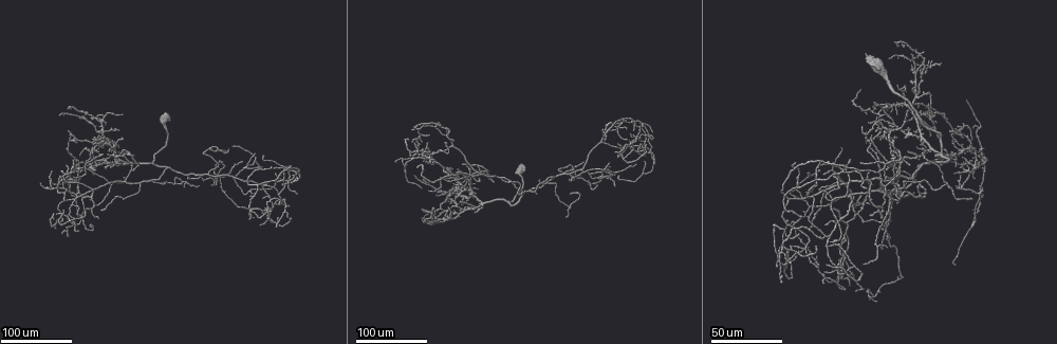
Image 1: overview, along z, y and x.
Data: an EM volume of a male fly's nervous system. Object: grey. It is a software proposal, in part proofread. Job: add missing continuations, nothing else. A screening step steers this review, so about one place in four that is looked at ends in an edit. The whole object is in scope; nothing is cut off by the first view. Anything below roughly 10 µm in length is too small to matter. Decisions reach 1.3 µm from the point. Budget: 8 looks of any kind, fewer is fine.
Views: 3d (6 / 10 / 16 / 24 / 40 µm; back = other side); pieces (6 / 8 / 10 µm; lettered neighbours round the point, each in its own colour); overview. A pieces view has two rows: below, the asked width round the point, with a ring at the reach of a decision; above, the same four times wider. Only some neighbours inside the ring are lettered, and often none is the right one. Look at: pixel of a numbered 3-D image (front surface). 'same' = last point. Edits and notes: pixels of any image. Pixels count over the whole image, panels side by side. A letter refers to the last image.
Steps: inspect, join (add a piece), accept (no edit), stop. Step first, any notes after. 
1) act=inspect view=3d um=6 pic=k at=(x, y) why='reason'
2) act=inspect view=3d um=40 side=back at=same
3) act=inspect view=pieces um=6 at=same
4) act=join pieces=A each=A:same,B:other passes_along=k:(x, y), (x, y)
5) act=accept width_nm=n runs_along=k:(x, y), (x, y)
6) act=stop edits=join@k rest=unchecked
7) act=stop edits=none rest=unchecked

act=inspect view=3d um=40 pic=1 at=(652, 163) why='an open end'

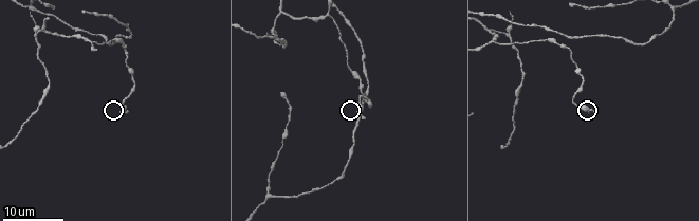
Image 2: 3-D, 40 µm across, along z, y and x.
act=inspect view=pieces um=8 pic=2 at=(364, 118)

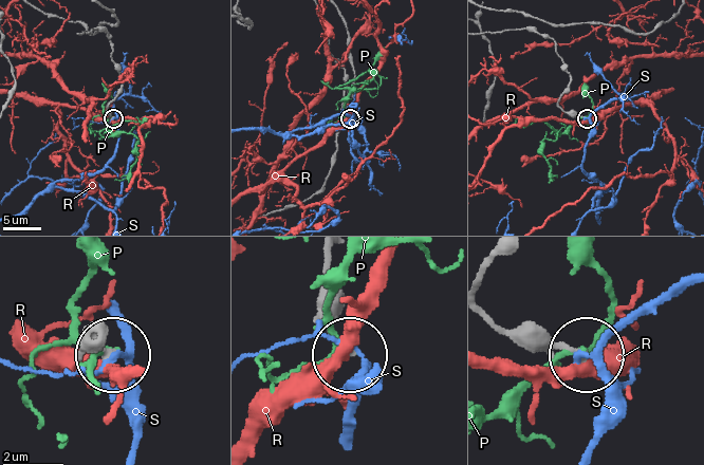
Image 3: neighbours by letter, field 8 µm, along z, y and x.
act=accept each=P:other,R:other,S:other runs_along=3:(486, 312), (508, 330), (539, 332), (581, 352) found='no lettered piece goes on from it'

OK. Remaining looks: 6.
act=inspect view=3d um=40 pic=1 at=(625, 127) why='branch stops here'

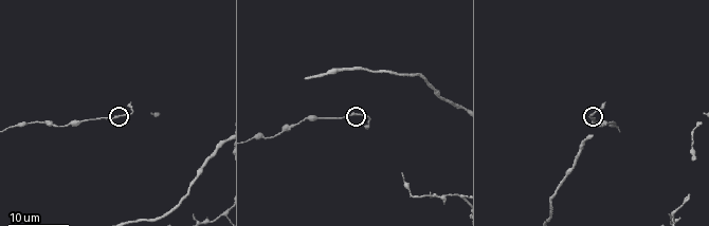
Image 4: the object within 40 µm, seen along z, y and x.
act=inspect view=pieces um=8 pic=4 at=(365, 129)

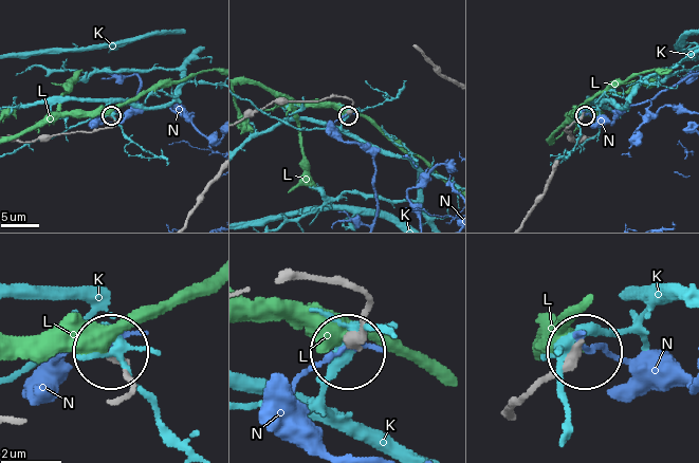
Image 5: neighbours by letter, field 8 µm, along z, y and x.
act=accept each=K:other,L:other,N:other runs_along=5:(513, 417), (510, 406), (526, 391), (575, 356) found='no lettered piece goes on from it'

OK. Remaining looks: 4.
act=inspect view=3d um=40 pic=1 at=(862, 126) why='branch stops here'

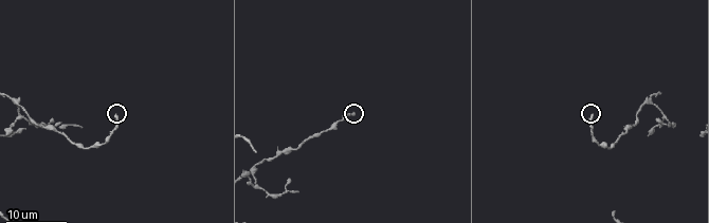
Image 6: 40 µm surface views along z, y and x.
act=inspect view=pieces um=10 pic=6 at=(115, 116)

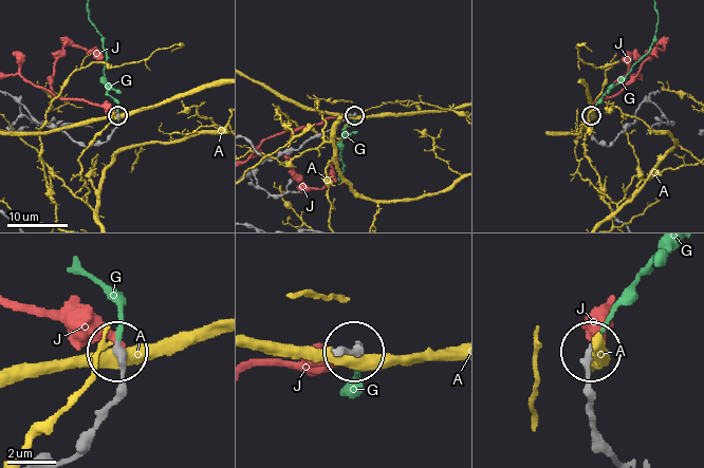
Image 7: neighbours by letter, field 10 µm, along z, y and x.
act=join pieces=G each=A:other,G:same,J:other passes_along=7:(105, 407), (121, 385), (121, 318), (85, 269) found='the neuron continues'

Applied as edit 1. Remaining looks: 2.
act=inspect view=3d um=40 pic=1 at=(108, 147) why='free end'

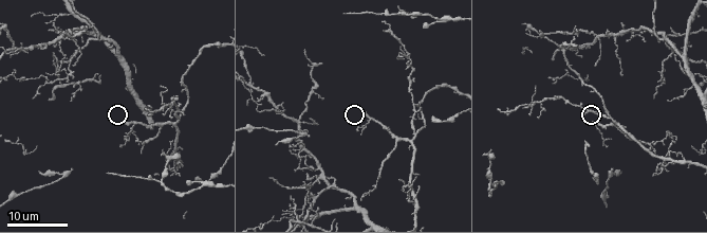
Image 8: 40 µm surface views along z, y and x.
act=inspect view=pieces um=6 pic=8 at=(128, 121)

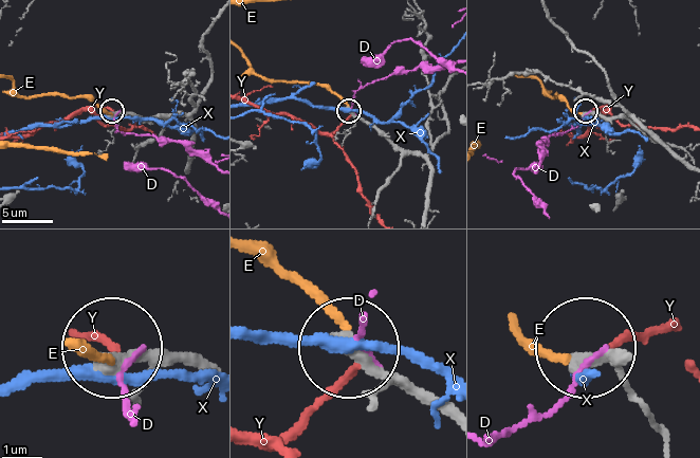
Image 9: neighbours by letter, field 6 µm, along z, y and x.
act=accept each=D:other,E:other,X:other,Y:other found='none of them fits'

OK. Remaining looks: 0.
act=stop edits=join@7 rest=unchecked

